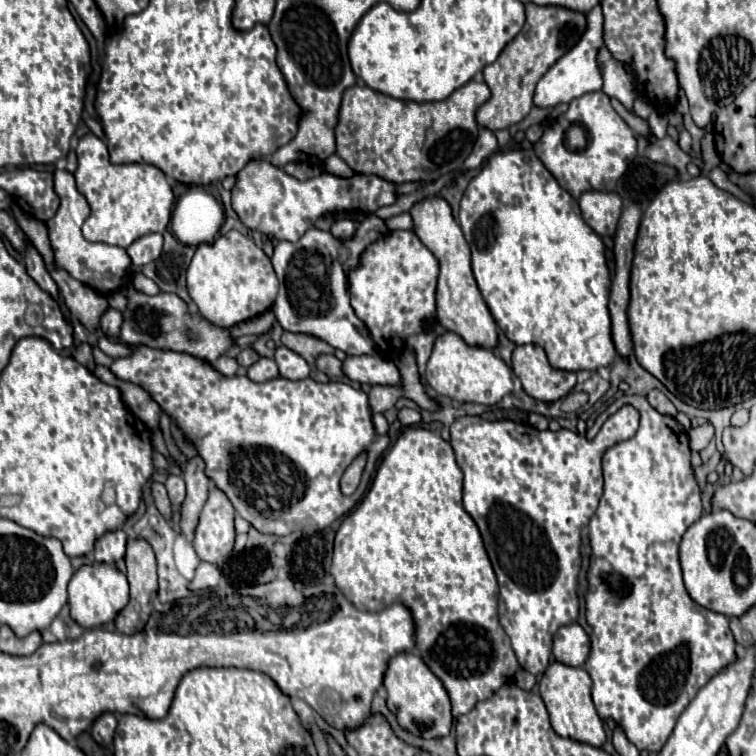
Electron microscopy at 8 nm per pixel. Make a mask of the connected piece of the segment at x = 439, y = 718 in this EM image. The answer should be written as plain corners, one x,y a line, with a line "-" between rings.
414,651
398,653
388,661
388,669
384,673
384,689
388,693
386,705
396,715
404,731
420,735
424,739
436,739
450,733
452,713
448,693
444,685
436,679
436,675
424,665
424,661

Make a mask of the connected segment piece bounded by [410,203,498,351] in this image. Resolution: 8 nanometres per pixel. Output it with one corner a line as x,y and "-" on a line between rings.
416,203
412,207
412,219
414,219
414,233
420,237
420,241
436,255
436,259
440,261
440,277
438,277
438,293
436,293
436,319
440,325
444,325
448,331
460,335
468,345
472,347
484,347
484,349
498,349
498,329
496,323
478,291
478,285
474,281
472,275
472,267
470,267
470,247
462,235
460,225
456,223
456,219
452,217
450,205
448,203

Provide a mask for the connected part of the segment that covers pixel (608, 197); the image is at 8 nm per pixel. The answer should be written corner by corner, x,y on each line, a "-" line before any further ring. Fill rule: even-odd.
588,191
578,199
584,221
598,233
614,237
622,213
622,199
616,193

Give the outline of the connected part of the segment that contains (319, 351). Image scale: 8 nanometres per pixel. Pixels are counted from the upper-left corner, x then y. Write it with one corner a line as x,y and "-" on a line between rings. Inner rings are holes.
288,331
282,335
282,343
288,349
292,349
294,353
298,353
298,355
302,355
306,359
306,363
310,365
310,377
312,379
316,379
316,381
328,381
328,377
316,369
316,357
320,357
324,353
332,355
334,347
330,347
326,341
320,341
316,337
302,335
302,333
288,333

